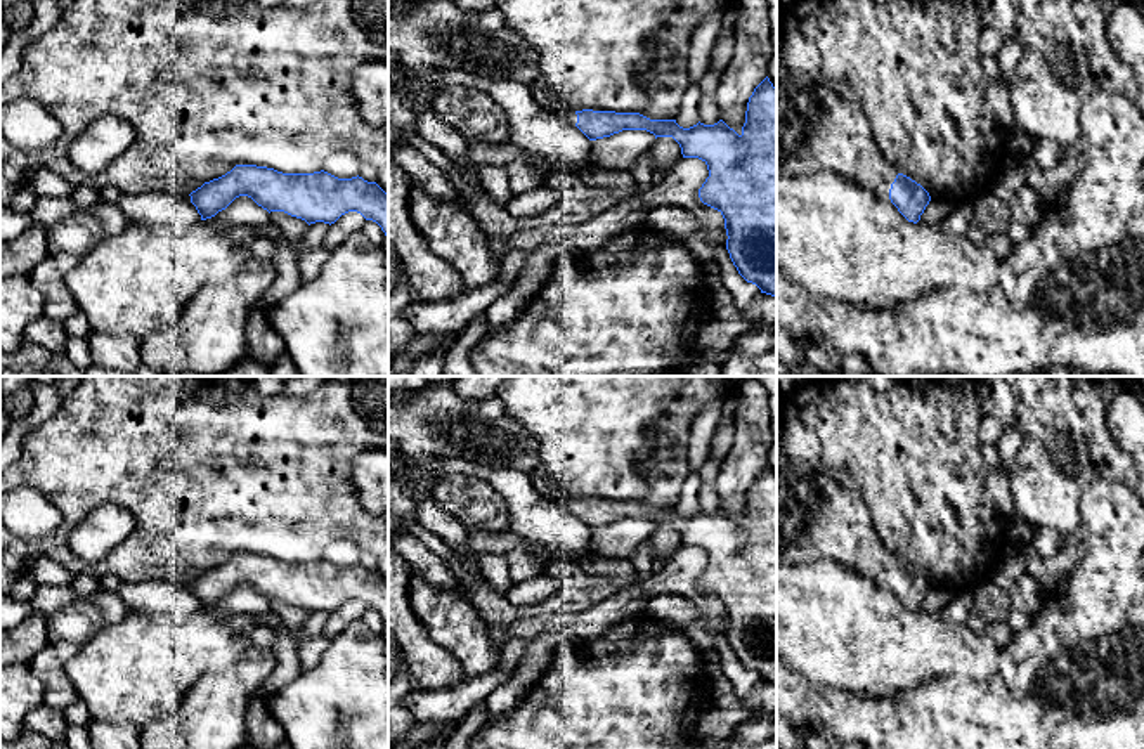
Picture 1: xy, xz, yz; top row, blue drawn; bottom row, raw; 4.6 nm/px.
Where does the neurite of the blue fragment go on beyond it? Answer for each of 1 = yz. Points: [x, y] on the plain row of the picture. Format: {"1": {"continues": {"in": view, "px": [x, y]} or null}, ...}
{"1": {"continues": null}}

